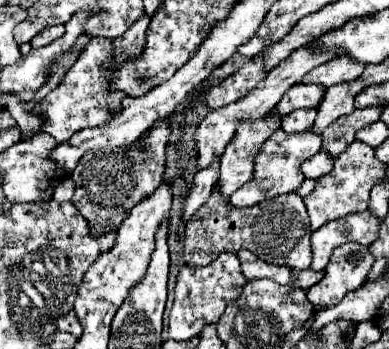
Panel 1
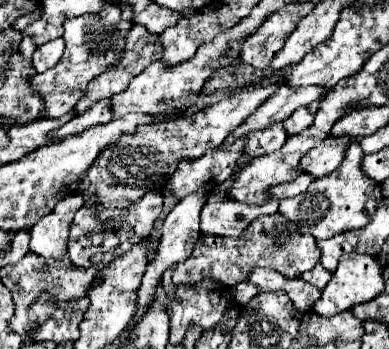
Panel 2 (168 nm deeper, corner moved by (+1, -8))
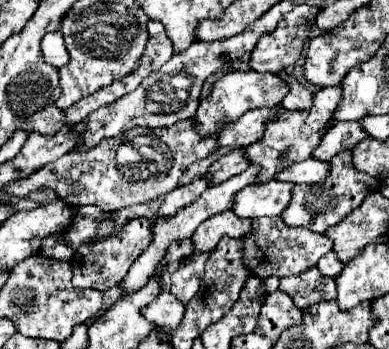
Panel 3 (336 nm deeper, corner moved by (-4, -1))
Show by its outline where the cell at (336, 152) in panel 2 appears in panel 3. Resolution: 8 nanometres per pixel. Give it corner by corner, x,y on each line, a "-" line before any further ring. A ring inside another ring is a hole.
308,157
304,161
298,161
296,165
290,165
288,169
282,169
276,173
276,179
290,181
290,183
322,183
330,173
328,161
316,161
314,157

